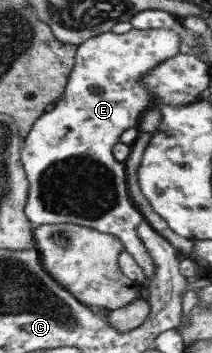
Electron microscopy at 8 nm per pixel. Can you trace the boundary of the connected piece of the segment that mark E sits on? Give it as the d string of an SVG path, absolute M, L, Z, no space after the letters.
M132 28L128 33L115 34L111 31L106 33L98 34L97 36L91 37L81 44L76 46L75 52L75 63L71 72L69 72L69 77L64 87L63 93L54 101L53 105L50 106L45 112L43 112L31 126L27 136L23 138L20 144L19 150L19 161L21 161L21 168L25 173L25 178L27 178L28 190L27 197L25 198L25 206L23 206L25 217L29 223L33 223L33 227L43 224L56 224L56 223L68 223L73 225L81 225L83 227L90 227L99 231L99 233L108 233L109 235L115 236L120 240L122 245L125 247L125 251L131 255L135 260L135 263L143 269L143 280L140 283L147 283L151 281L151 276L153 276L153 263L147 251L145 251L145 245L139 241L137 237L137 224L141 222L142 215L136 210L135 206L132 204L128 198L126 179L124 173L124 162L115 161L112 155L113 145L120 141L120 135L125 131L125 129L131 129L131 127L136 127L137 123L143 112L151 109L153 105L153 100L149 97L149 90L143 86L141 82L141 77L145 73L149 73L149 69L157 67L161 61L169 59L174 55L179 53L177 48L180 43L179 32L173 32L167 29L147 29L139 30Z

